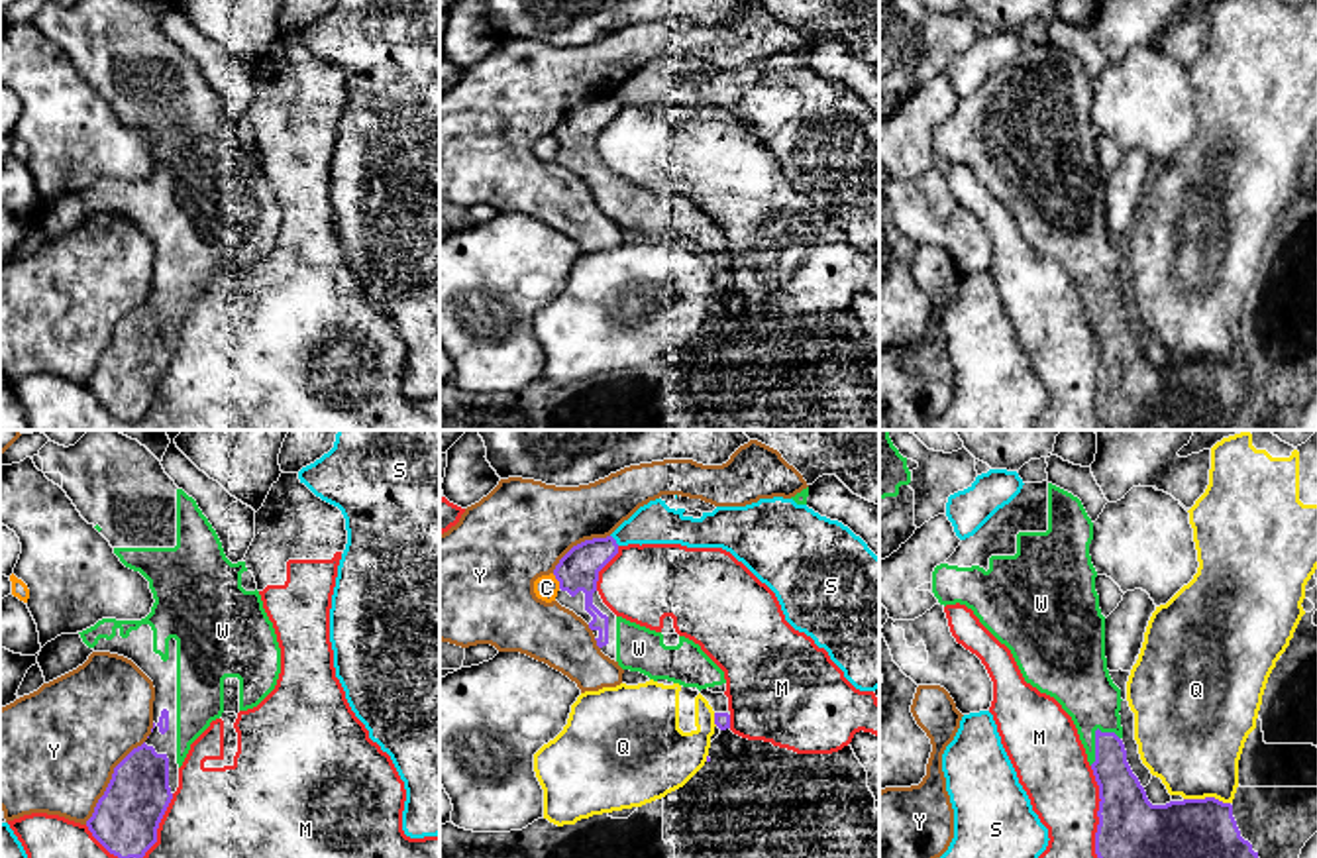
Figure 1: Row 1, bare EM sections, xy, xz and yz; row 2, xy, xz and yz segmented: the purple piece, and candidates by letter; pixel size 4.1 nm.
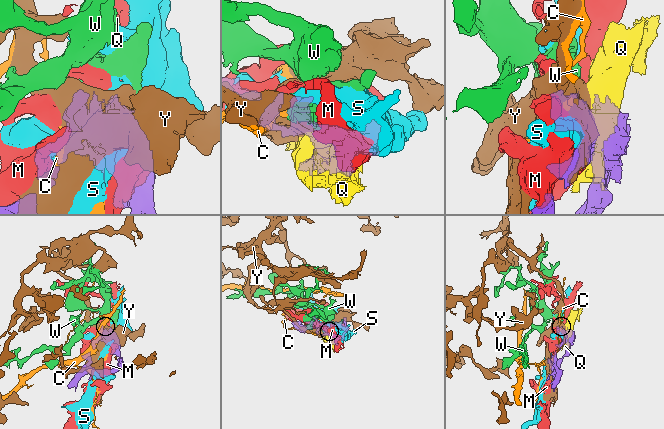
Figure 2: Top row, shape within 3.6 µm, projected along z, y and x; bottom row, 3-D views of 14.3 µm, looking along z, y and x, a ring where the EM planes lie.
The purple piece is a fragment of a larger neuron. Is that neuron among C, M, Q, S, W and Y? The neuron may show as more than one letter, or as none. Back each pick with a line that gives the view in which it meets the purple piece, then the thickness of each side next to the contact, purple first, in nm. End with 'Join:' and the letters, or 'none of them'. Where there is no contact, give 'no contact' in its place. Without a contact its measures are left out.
W: contact in yz; calibres 180 and 240 nm
Join: W

